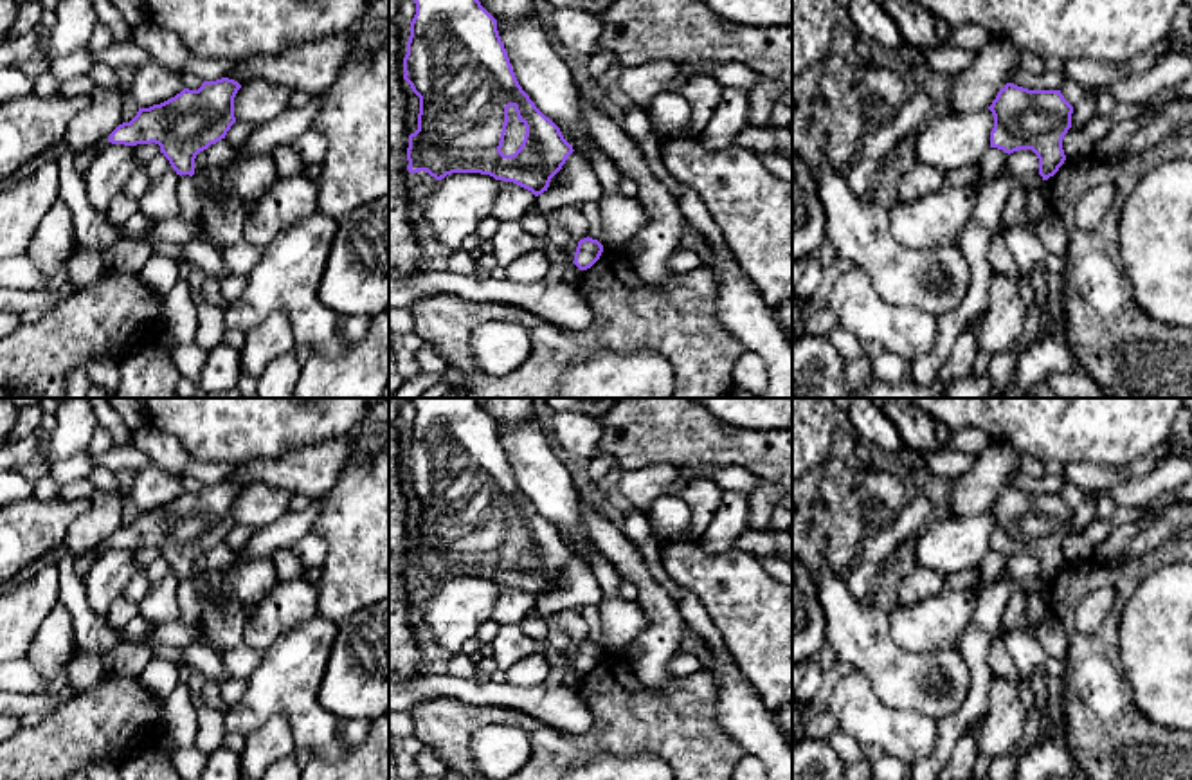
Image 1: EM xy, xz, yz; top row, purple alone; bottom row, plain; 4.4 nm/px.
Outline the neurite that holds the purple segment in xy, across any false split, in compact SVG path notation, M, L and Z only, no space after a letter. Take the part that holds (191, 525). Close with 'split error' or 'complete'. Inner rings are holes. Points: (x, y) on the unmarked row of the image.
M221 481L203 485L198 494L184 492L175 501L139 512L130 526L108 540L112 548L158 548L176 578L194 578L194 562L211 548L225 542L234 521L234 501L241 488Z; complete

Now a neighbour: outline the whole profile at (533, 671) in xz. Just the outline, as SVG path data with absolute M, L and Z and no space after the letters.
M535 654L506 670L506 681L519 686L537 686L547 679L551 663L542 656Z

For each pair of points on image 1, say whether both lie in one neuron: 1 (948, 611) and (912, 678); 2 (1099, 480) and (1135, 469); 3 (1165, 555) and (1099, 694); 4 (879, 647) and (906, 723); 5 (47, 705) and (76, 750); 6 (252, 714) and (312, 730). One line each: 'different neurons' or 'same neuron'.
1: different neurons
2: same neuron
3: same neuron
4: different neurons
5: different neurons
6: same neuron

